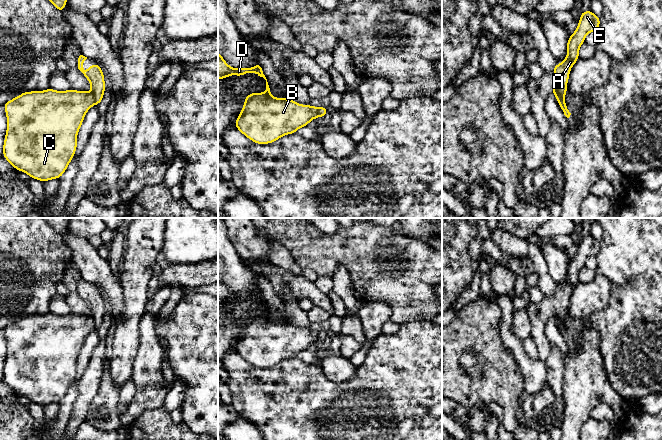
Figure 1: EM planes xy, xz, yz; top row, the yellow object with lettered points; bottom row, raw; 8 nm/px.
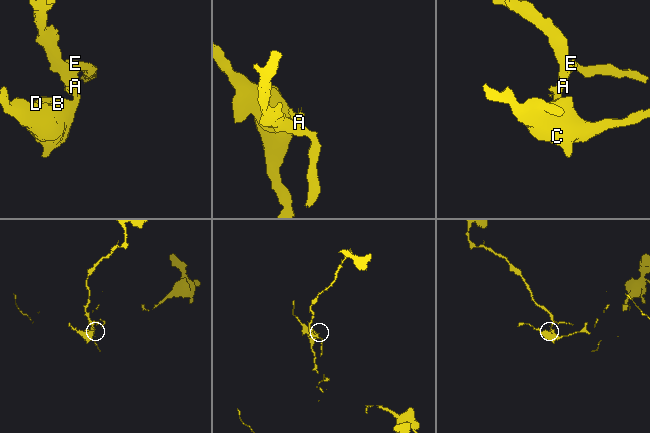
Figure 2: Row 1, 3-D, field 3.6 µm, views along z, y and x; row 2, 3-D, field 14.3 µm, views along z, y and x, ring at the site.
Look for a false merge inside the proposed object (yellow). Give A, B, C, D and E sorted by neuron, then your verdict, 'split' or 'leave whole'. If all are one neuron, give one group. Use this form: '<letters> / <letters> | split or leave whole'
A E / B C D | split

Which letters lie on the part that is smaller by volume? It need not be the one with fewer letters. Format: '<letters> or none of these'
A, E

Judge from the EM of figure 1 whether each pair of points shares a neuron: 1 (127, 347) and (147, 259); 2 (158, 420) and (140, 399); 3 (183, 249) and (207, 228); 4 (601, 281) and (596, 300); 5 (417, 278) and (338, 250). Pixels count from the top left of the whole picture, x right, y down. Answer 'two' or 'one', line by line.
1: one
2: two
3: one
4: one
5: one

